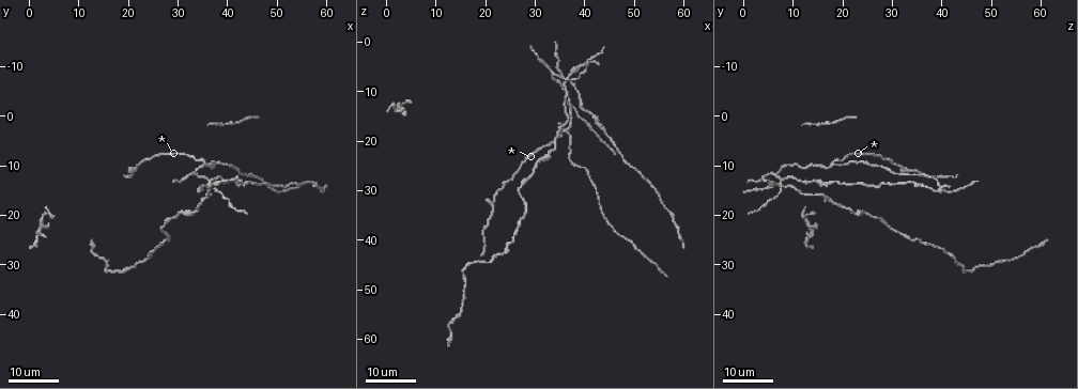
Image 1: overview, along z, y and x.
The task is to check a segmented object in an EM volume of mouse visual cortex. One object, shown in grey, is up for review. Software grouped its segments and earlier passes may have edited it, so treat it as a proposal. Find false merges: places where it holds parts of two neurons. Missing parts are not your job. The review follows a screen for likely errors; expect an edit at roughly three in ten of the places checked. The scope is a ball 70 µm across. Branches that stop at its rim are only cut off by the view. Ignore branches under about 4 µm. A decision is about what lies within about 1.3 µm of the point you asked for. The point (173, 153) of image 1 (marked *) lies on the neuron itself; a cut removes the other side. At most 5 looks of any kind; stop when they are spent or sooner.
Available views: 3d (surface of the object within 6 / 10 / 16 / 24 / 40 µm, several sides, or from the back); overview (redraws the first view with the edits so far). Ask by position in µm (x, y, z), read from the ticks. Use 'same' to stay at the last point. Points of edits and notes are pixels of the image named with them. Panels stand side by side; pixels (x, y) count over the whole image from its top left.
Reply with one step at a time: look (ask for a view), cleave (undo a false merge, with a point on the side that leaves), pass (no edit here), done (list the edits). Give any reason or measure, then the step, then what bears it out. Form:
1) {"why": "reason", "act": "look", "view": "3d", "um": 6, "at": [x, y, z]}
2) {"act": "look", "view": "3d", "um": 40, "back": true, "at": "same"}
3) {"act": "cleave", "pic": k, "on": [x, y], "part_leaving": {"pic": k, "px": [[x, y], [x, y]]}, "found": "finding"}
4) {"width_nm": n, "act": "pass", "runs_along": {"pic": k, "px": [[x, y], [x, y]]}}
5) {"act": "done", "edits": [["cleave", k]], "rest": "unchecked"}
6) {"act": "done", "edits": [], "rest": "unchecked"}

{"why": "branch point", "act": "look", "view": "3d", "um": 16, "at": [21.0, 10.5, 32.5]}

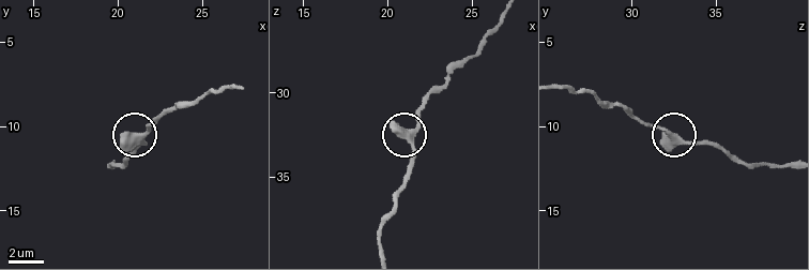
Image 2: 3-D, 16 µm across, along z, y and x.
{"act": "look", "view": "3d", "um": 10, "at": [20.8, 11.0, 32.5]}

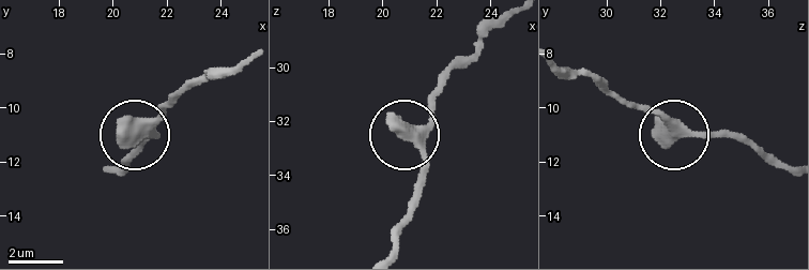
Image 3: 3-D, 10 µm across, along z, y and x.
{"width_nm": 400, "act": "pass", "found": "one neuron here"}

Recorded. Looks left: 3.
{"why": "four or more arms meet", "act": "look", "view": "3d", "um": 16, "at": [36.5, 13.5, 7.5]}

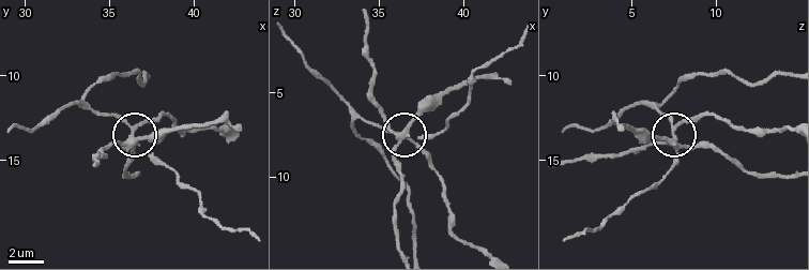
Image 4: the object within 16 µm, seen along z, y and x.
{"act": "look", "view": "3d", "um": 10, "at": [36.5, 13.6, 7.5]}

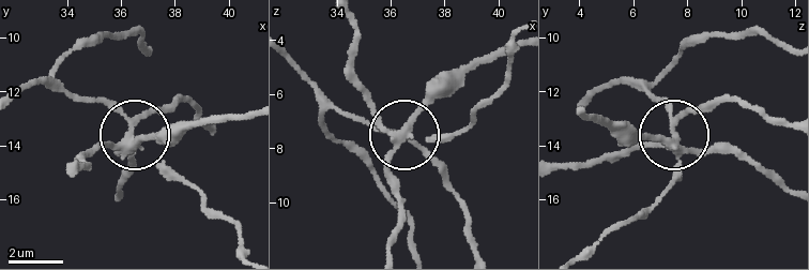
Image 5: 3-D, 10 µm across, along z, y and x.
{"act": "look", "view": "3d", "um": 6, "at": [36.4, 13.6, 7.5]}

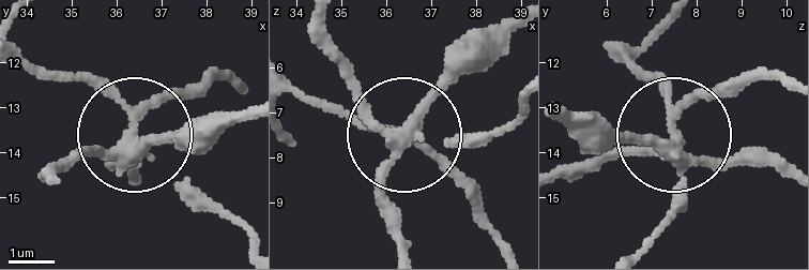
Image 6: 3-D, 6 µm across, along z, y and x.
{"act": "cleave", "pic": 6, "on": [106, 165], "part_leaving": {"pic": 6, "px": [[674, 139], [716, 162], [785, 169]]}, "found": "a second neuron is stuck on"}

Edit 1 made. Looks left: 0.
{"act": "done", "edits": [["cleave", 6]], "rest": "unchecked"}

